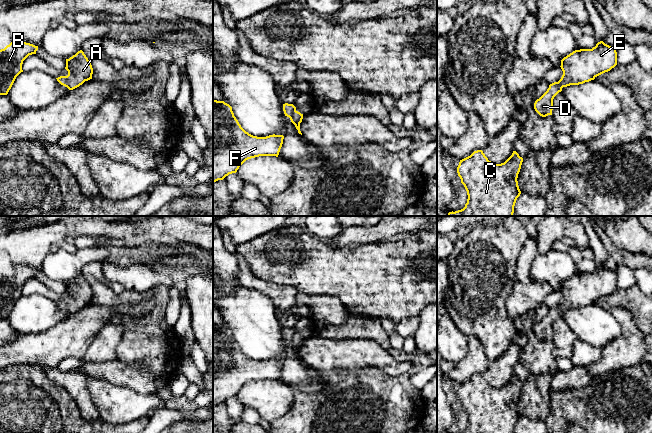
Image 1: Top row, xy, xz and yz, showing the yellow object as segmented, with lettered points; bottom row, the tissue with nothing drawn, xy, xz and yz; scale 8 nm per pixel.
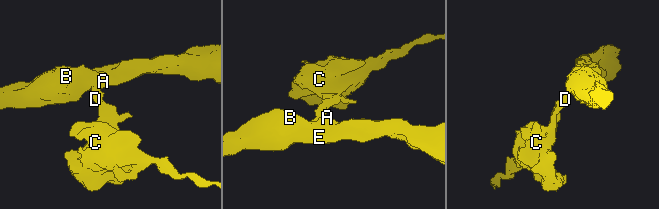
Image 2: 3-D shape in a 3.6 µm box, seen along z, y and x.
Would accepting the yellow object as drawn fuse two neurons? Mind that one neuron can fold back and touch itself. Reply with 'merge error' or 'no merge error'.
no merge error

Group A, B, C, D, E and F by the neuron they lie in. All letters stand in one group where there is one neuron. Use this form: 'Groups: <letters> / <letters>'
Groups: A B C D E F

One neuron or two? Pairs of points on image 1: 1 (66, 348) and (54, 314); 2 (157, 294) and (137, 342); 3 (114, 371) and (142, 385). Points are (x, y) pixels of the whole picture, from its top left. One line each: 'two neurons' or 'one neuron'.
1: two neurons
2: one neuron
3: one neuron

